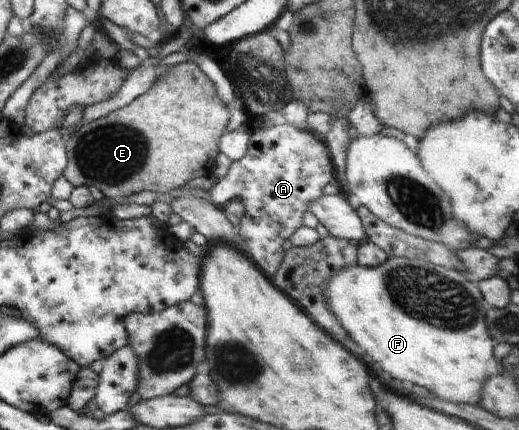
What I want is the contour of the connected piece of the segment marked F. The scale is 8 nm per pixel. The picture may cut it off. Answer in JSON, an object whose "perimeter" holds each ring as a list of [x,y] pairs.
{"perimeter":[[[389,257],[382,264],[378,266],[362,266],[357,262],[337,271],[332,272],[332,276],[328,277],[328,280],[323,286],[322,296],[325,305],[328,306],[328,310],[337,318],[341,327],[346,334],[361,348],[360,354],[364,354],[370,359],[382,373],[390,375],[394,380],[403,383],[420,384],[424,386],[431,393],[434,393],[436,397],[455,403],[478,403],[481,397],[481,390],[485,378],[489,375],[486,371],[486,362],[490,360],[493,355],[496,342],[488,334],[486,311],[491,308],[489,303],[486,303],[482,293],[478,289],[477,285],[471,283],[462,272],[456,269],[449,269],[443,266],[430,264],[420,259],[407,259],[402,257]]]}

